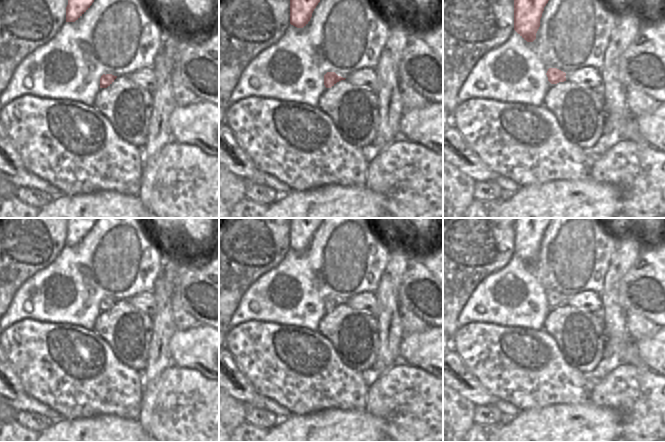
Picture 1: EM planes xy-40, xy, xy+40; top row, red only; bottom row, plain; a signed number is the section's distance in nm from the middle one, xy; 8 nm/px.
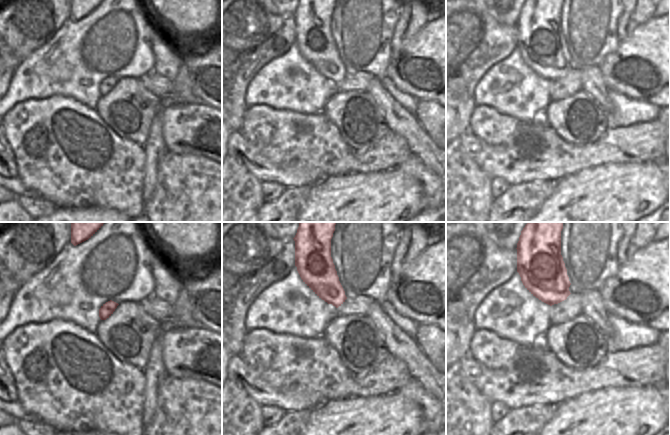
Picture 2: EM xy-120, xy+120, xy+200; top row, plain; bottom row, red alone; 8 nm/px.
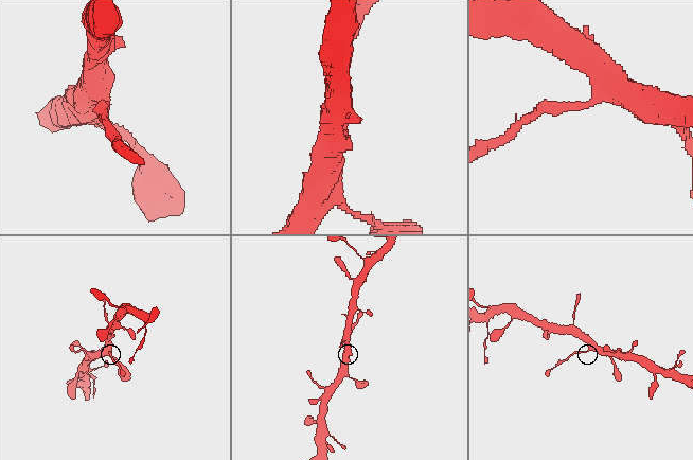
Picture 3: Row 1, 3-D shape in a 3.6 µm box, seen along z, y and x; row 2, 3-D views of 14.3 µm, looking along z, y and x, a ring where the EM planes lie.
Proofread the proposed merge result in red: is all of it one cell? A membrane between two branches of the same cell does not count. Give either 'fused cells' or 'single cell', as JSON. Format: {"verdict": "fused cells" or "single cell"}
{"verdict": "fused cells"}

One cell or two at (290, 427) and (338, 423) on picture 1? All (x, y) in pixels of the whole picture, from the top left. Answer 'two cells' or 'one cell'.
one cell

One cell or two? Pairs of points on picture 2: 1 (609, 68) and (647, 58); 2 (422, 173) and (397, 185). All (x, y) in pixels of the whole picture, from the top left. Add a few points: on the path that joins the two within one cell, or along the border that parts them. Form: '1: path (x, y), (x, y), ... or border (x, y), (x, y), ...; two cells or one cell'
1: path (618, 64), (638, 64); one cell
2: border (397, 167), (413, 176), (420, 183), (424, 198); two cells

